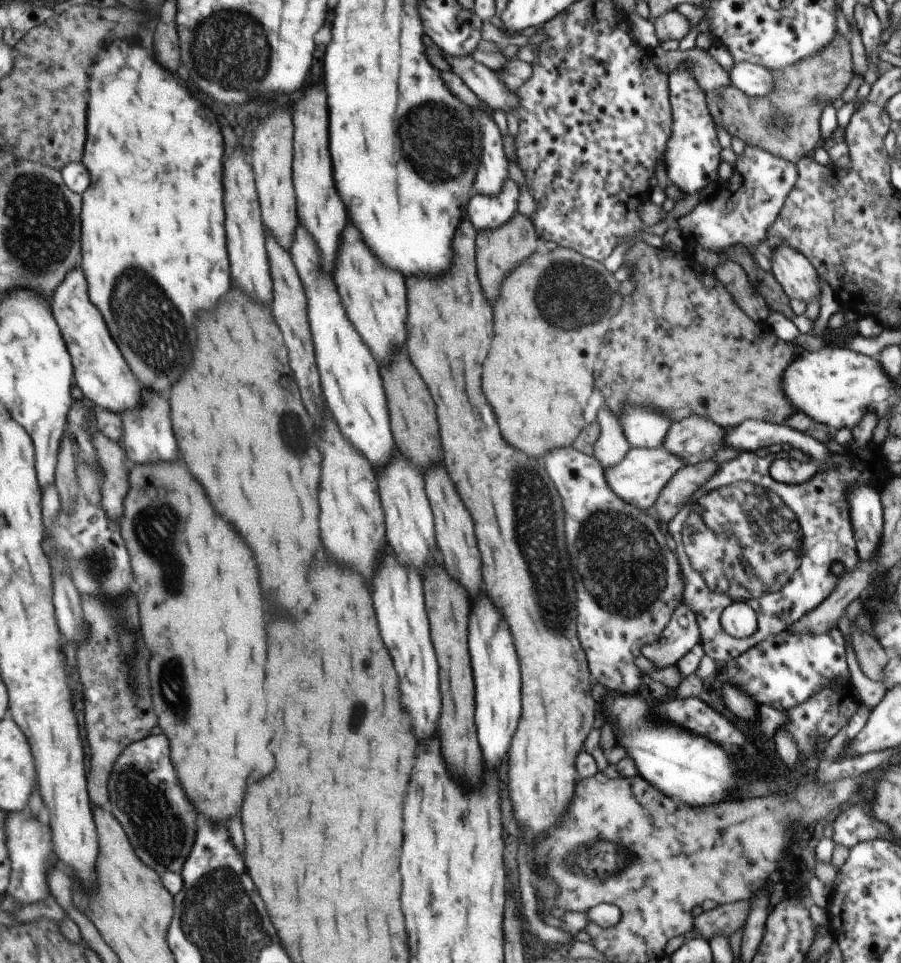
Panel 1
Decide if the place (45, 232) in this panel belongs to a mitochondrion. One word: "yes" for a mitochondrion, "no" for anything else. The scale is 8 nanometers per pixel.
yes

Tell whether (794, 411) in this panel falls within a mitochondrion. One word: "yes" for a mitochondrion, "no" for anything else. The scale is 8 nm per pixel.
no

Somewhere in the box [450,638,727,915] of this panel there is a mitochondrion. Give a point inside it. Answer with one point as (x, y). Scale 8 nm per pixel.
(595, 858)

